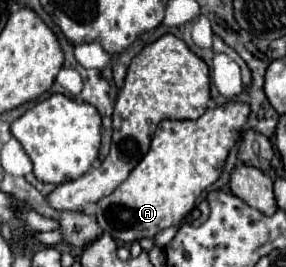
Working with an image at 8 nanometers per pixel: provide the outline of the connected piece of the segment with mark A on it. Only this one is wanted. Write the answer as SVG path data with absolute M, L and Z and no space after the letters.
M228 101L226 105L208 109L196 121L164 119L152 137L148 153L130 171L128 179L112 195L96 203L96 219L102 231L118 241L132 243L144 237L152 239L166 227L182 223L194 209L198 195L220 177L248 113L248 105Z

